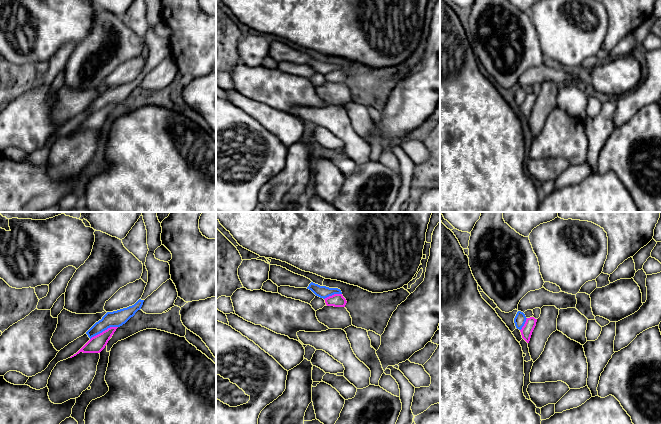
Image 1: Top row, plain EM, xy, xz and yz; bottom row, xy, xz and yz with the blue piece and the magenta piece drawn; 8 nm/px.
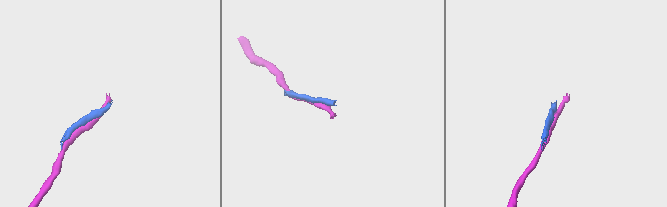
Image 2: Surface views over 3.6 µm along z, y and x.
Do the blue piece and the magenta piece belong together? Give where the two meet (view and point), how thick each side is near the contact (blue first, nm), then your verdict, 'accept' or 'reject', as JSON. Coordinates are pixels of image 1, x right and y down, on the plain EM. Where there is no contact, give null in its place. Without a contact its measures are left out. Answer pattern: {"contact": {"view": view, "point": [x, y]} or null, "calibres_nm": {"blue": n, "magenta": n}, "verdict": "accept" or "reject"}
{"contact": {"view": "xy", "point": [103, 106]}, "calibres_nm": {"blue": 130, "magenta": 140}, "verdict": "reject"}

